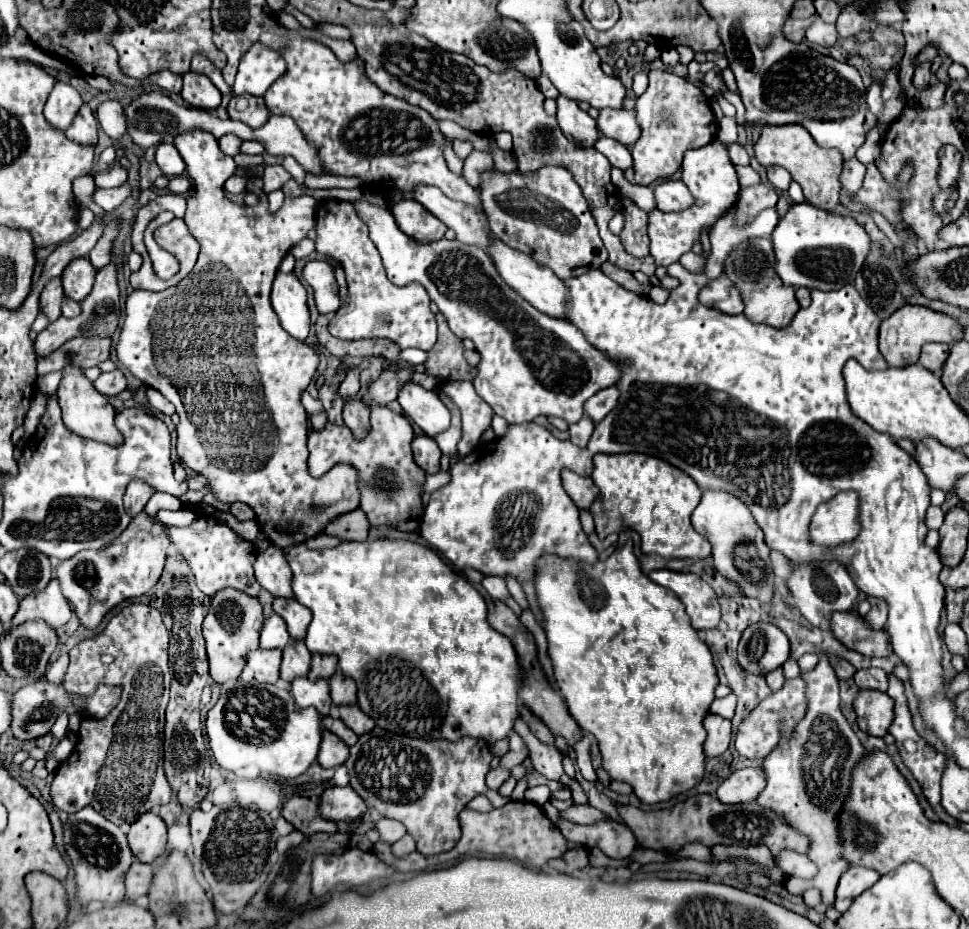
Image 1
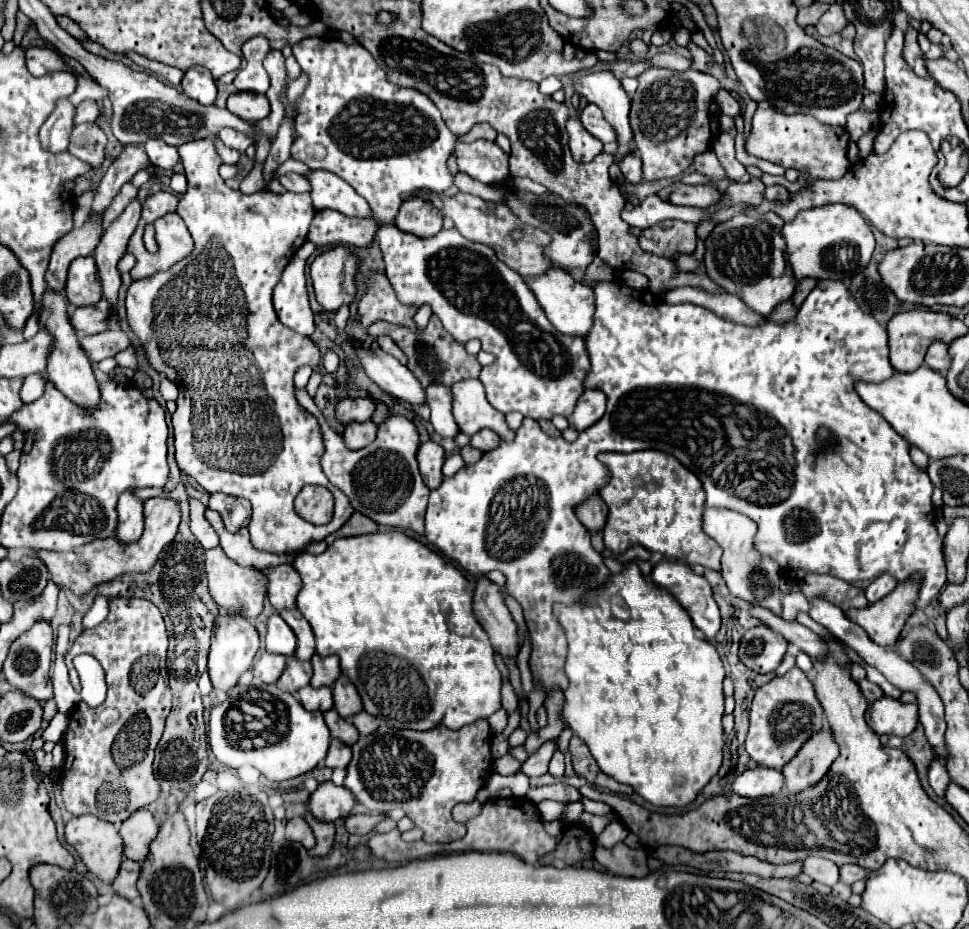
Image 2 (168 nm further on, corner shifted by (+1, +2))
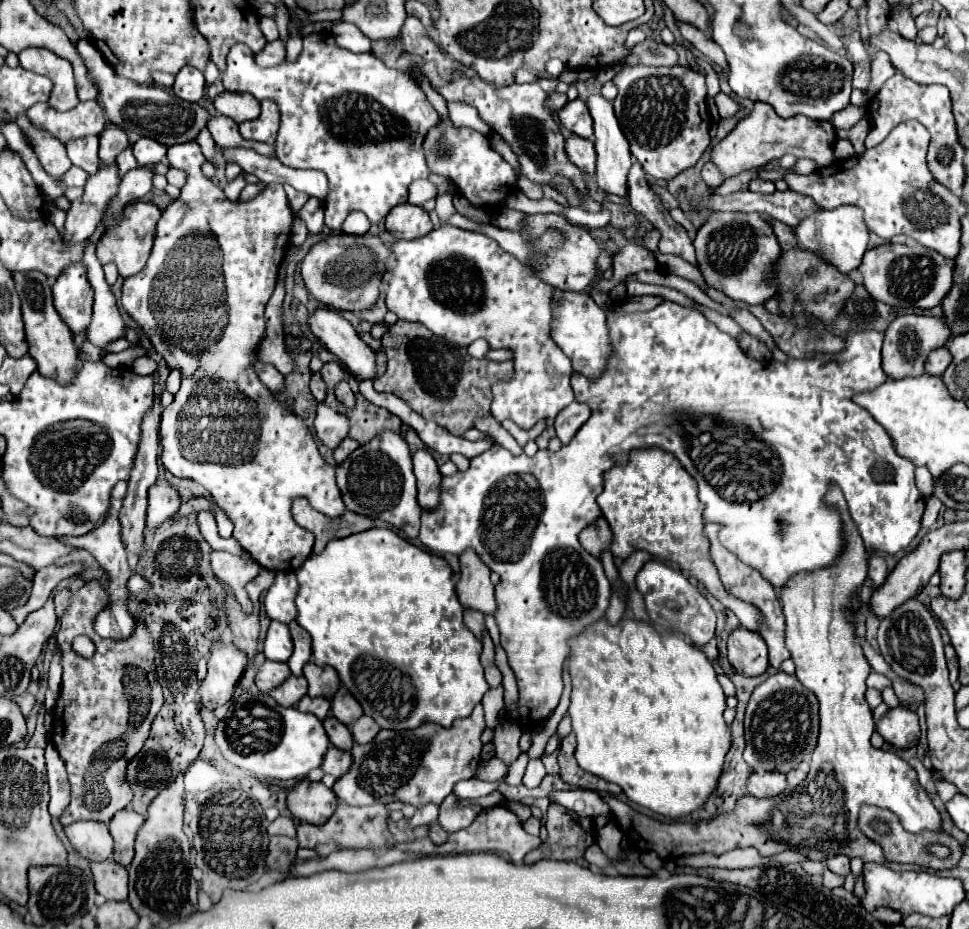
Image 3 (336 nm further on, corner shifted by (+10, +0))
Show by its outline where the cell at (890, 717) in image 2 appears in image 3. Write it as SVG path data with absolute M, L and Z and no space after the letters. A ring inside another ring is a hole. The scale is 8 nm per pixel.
M896 706L876 722L876 732L896 748L914 746L920 736L918 716L910 708Z

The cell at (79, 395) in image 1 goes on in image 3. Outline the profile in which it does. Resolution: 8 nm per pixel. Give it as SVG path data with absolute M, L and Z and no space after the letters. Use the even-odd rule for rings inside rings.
M16 272L14 282L22 300L28 354L36 360L38 372L48 378L52 376L58 384L72 384L78 368L78 348L74 344L70 328L64 324L64 320L60 318L52 304L52 292L50 284L46 282L46 276L42 272Z

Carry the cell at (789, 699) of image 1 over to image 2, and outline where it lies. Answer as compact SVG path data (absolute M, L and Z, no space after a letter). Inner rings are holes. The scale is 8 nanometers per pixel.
M791 668L785 676L775 676L771 682L763 684L753 698L749 716L747 752L757 764L769 768L783 768L799 748L825 726L823 708L815 696L813 684L799 668Z

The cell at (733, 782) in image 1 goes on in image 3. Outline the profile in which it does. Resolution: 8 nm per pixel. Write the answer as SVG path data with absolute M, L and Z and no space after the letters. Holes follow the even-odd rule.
M754 772L750 778L748 778L748 794L756 796L756 798L772 798L772 796L778 796L784 788L786 788L786 776L780 774L780 772Z

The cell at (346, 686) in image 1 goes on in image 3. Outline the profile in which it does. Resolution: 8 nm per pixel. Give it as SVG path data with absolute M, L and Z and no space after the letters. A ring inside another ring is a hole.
M340 686L336 696L332 698L332 716L336 716L346 726L350 726L352 722L356 722L362 716L360 704L344 686Z

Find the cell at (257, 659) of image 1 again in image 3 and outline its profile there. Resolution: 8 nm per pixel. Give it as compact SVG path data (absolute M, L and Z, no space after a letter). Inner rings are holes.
M264 660L264 664L258 668L256 672L256 686L262 692L270 692L272 688L280 686L286 678L290 676L290 668L284 662L272 662L272 660Z

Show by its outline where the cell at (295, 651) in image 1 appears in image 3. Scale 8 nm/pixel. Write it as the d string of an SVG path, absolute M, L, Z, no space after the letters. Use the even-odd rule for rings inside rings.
M288 676L288 680L284 680L284 684L280 684L278 688L274 688L270 692L270 696L280 704L280 706L294 706L296 700L300 700L308 690L306 678L304 676Z

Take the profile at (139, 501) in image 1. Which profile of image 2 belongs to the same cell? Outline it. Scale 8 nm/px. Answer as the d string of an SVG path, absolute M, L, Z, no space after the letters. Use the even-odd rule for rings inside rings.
M127 490L119 498L117 514L119 514L119 522L117 522L113 536L121 544L137 542L143 534L143 504L141 504L141 500L133 498L133 494Z

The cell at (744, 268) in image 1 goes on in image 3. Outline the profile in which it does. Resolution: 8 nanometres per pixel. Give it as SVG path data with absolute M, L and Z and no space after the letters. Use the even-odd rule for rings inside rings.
M712 212L696 232L694 248L706 284L718 282L716 286L728 298L740 300L748 306L758 306L776 294L774 266L780 256L780 246L772 226L760 214Z

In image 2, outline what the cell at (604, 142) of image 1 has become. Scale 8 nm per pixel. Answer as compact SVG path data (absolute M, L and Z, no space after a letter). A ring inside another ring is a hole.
M637 152L625 156L619 166L621 166L621 172L627 178L627 182L639 184L643 180L643 164L641 164L641 158L639 158Z

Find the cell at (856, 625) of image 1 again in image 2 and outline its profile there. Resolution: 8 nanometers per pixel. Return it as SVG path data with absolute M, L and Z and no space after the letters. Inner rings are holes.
M911 576L907 582L897 584L897 588L889 596L869 604L863 610L849 610L847 618L863 626L873 642L881 646L893 646L903 630L905 620L917 608L919 586L921 578Z

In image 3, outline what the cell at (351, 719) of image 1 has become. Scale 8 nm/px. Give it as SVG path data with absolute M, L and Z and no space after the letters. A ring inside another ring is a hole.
M360 716L360 720L352 724L352 736L358 744L370 742L378 732L380 732L380 726L370 716Z

